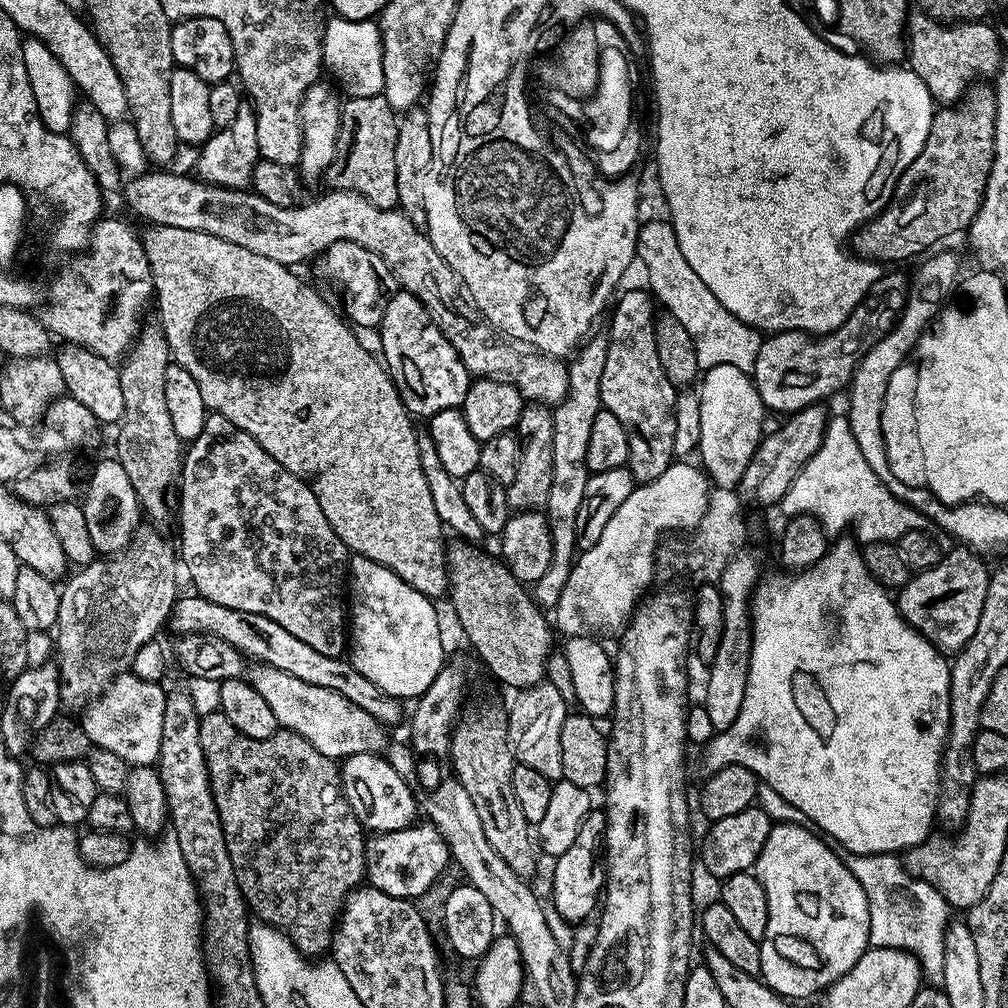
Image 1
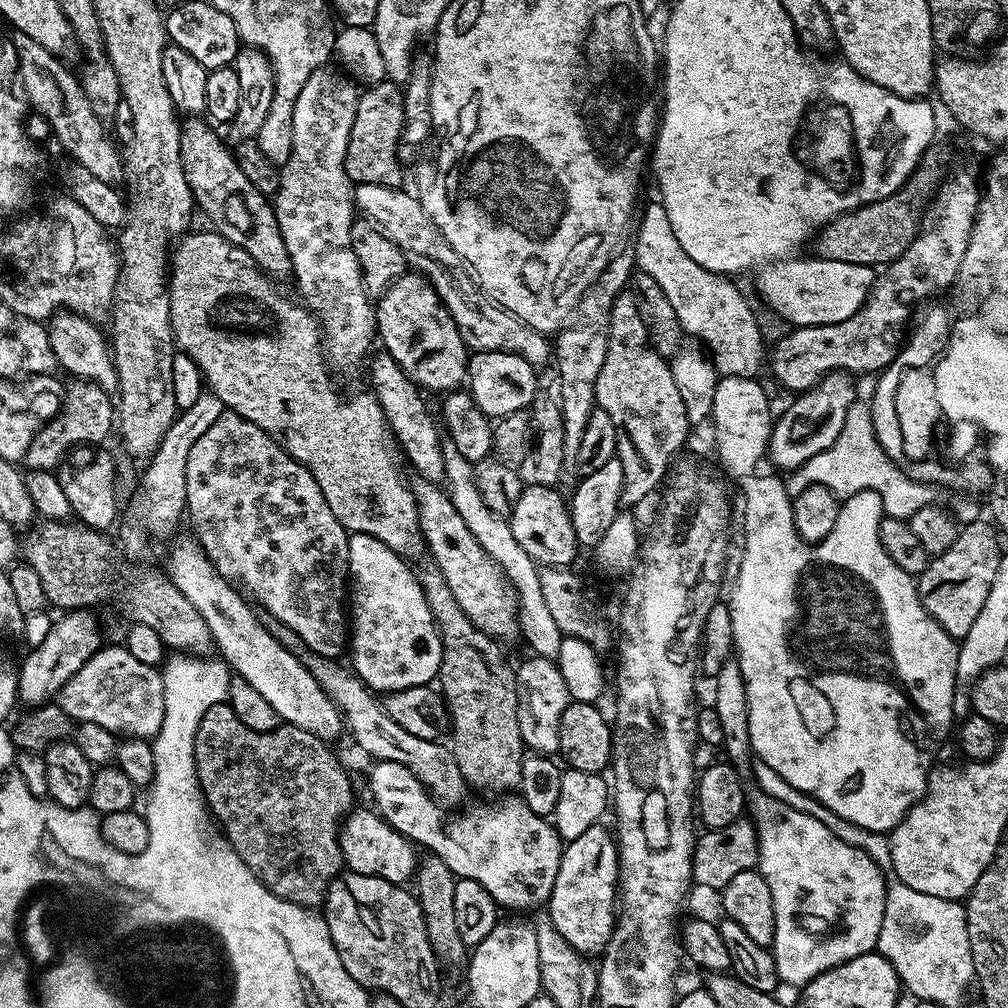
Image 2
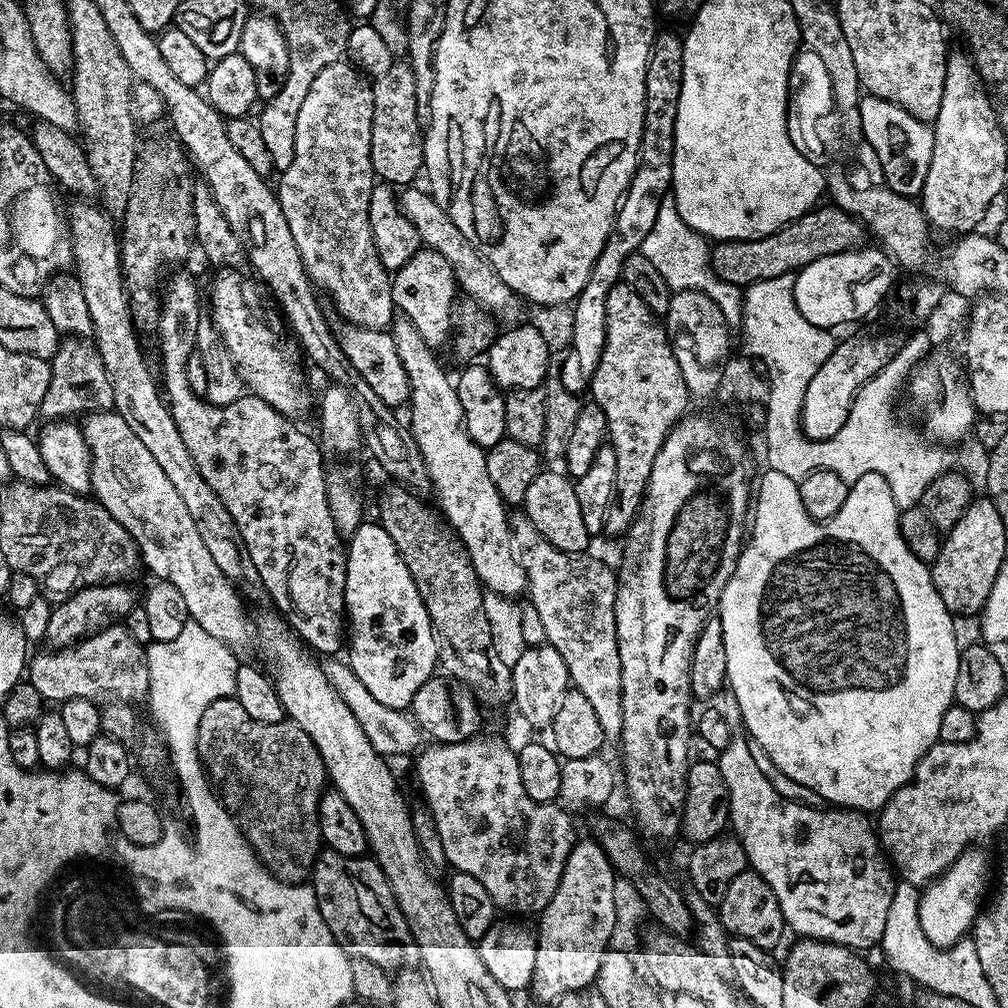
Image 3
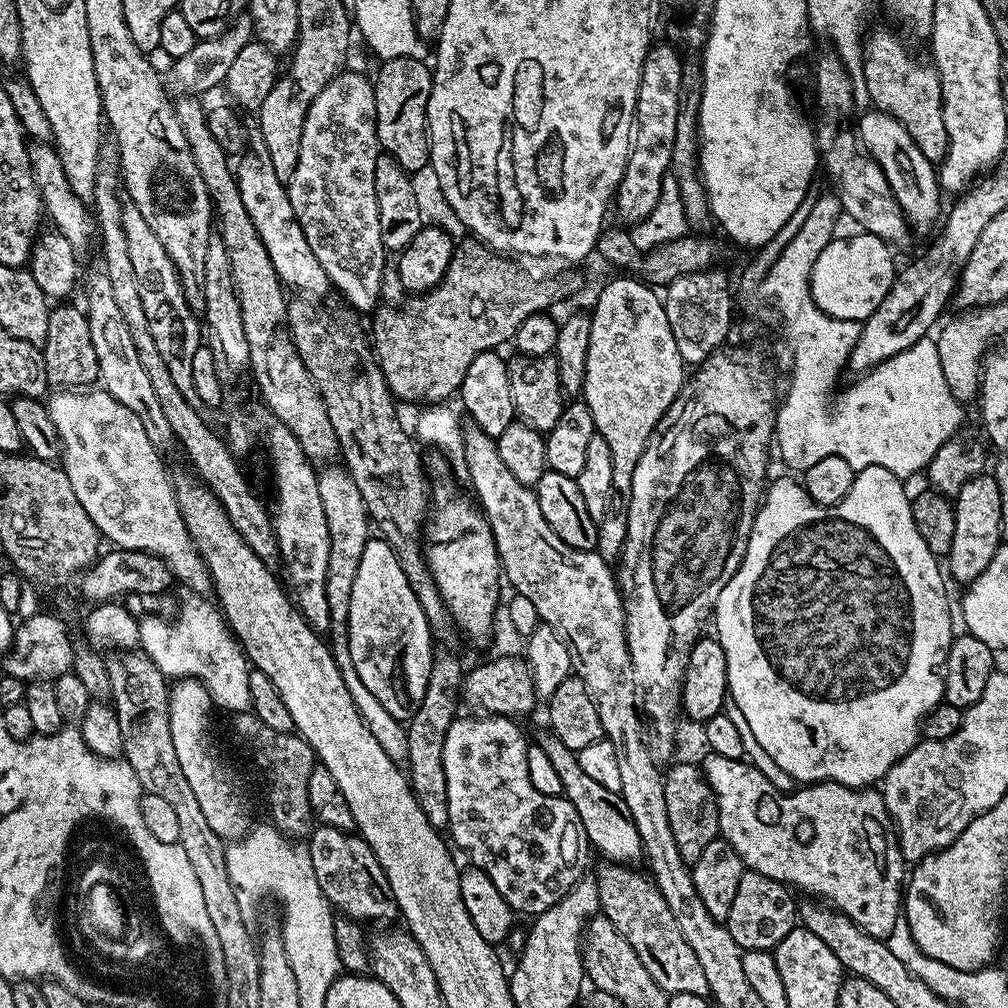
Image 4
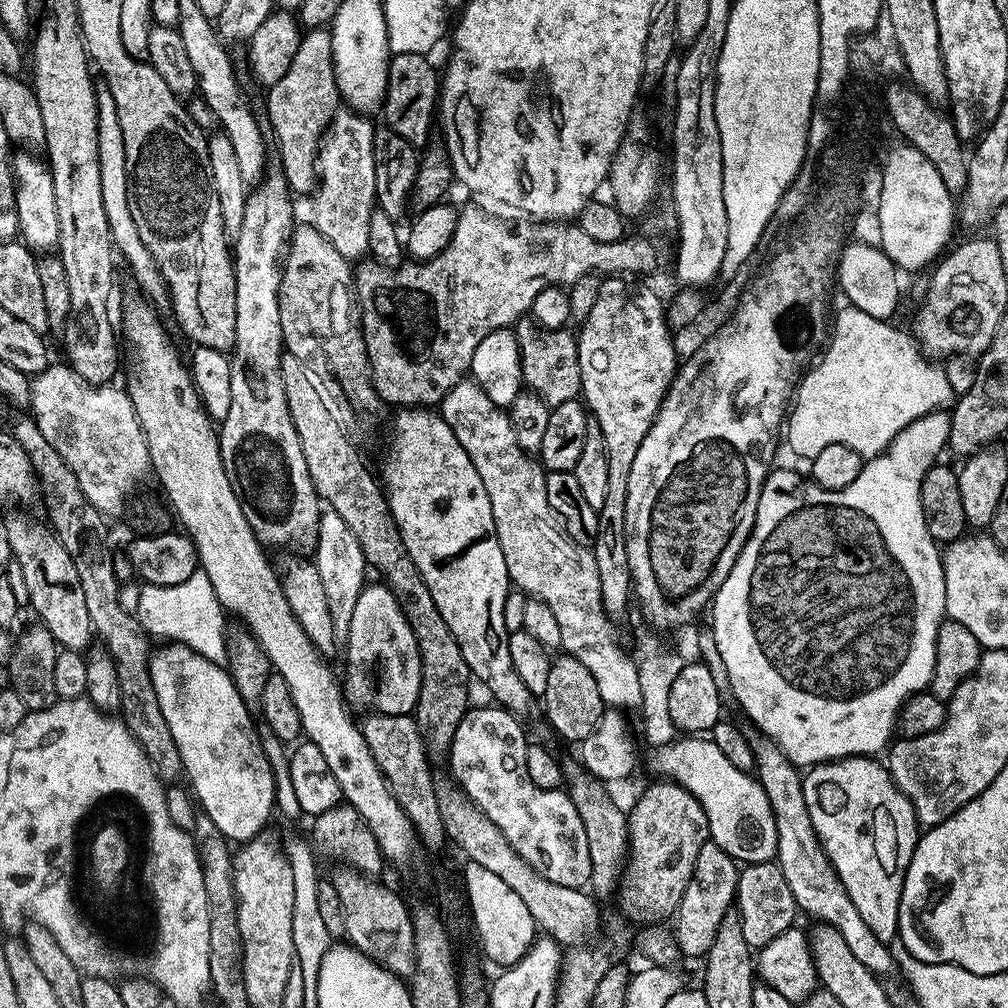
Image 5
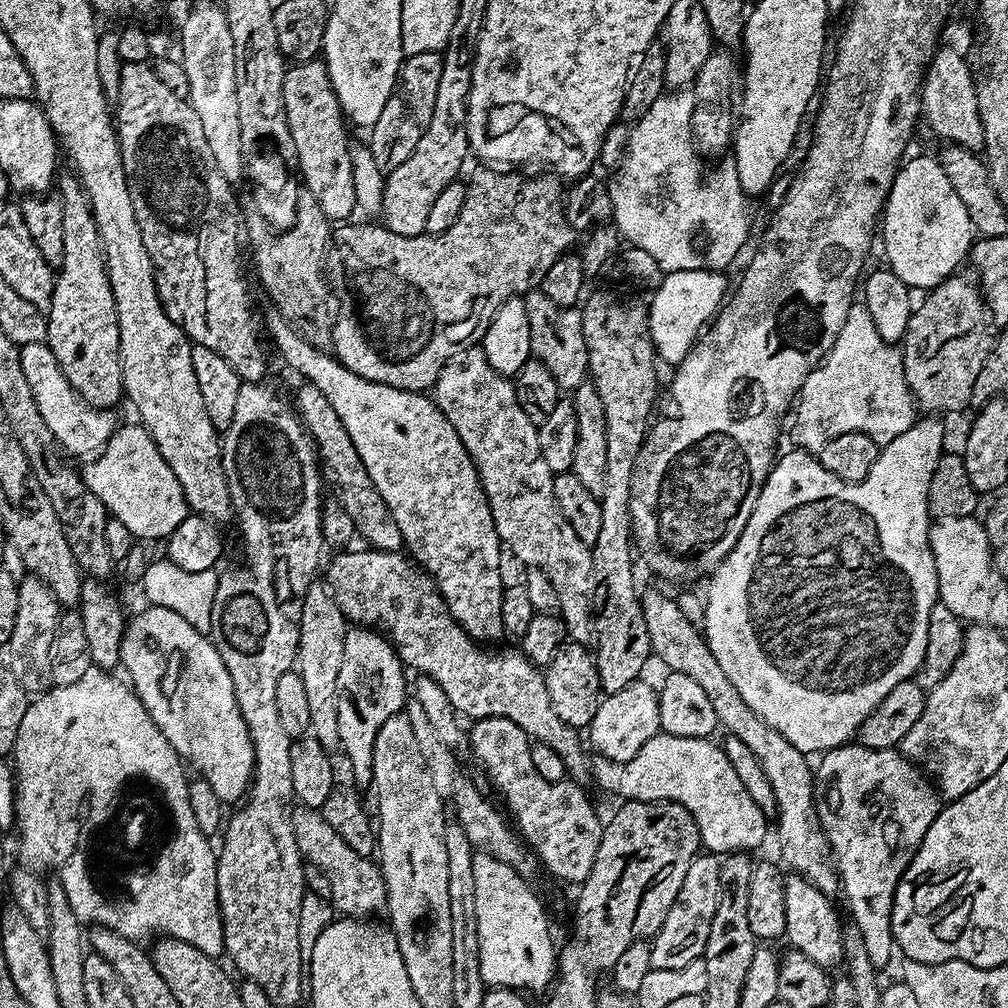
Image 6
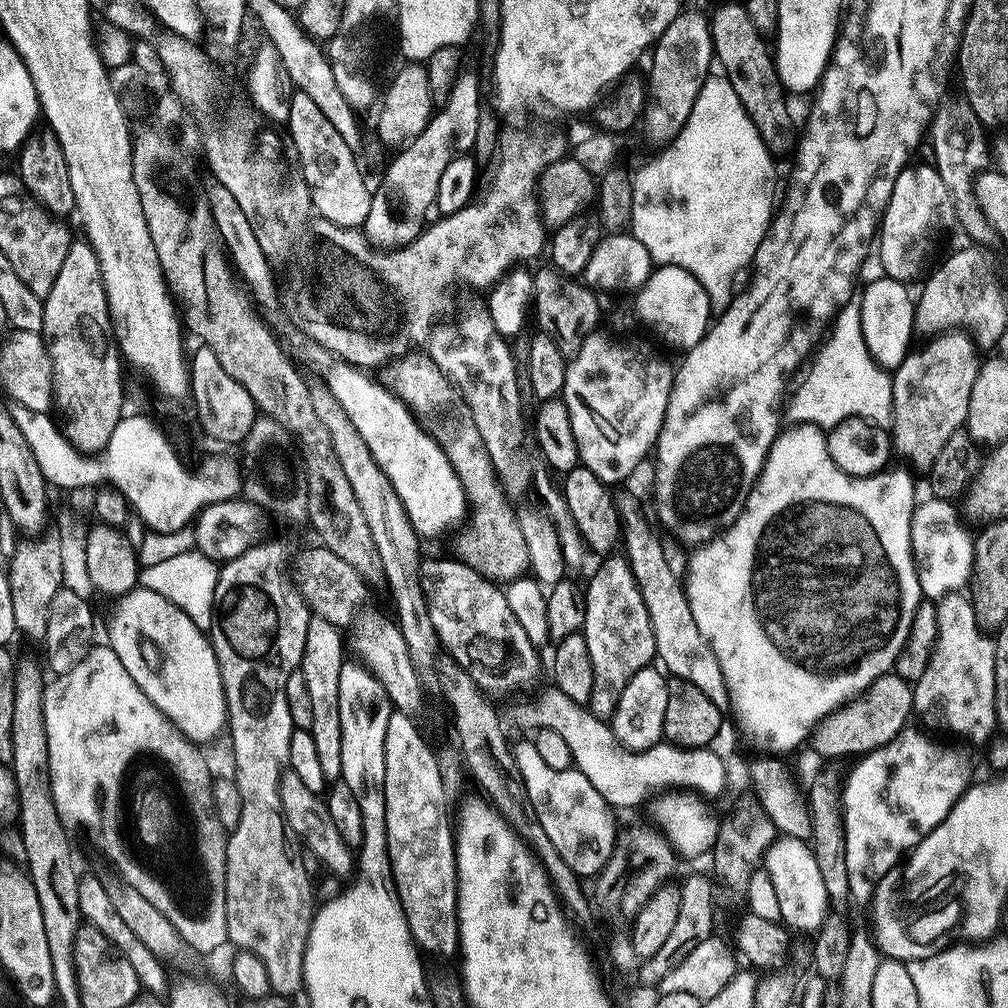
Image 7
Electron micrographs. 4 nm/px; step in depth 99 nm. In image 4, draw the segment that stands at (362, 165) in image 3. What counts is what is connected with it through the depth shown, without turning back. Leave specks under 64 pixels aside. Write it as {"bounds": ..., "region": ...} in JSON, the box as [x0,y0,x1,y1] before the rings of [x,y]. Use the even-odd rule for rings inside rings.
{"bounds":[286,70,388,313],"region":[[[345,70],[336,75],[330,82],[323,88],[322,93],[318,94],[314,102],[307,110],[306,122],[303,123],[302,142],[299,148],[298,164],[295,166],[294,174],[291,175],[289,181],[287,181],[286,187],[290,198],[290,204],[294,208],[294,214],[298,218],[304,236],[308,245],[312,248],[315,258],[320,262],[323,270],[326,272],[331,280],[331,285],[340,290],[344,297],[358,310],[362,312],[371,313],[381,301],[381,286],[383,280],[383,272],[387,265],[386,258],[388,258],[388,251],[382,242],[381,234],[381,219],[378,216],[378,202],[377,194],[374,189],[374,169],[377,166],[377,158],[380,155],[379,140],[377,138],[377,126],[376,126],[376,90],[373,81],[358,73],[351,72],[351,70]]]}

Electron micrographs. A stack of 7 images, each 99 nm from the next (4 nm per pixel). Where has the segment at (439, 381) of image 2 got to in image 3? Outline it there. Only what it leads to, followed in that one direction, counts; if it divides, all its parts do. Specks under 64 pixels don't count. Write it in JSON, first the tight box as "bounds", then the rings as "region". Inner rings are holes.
{"bounds":[391,246,458,350],"region":[[[422,246],[391,277],[393,302],[395,311],[413,324],[414,330],[422,336],[424,343],[433,350],[440,350],[440,347],[447,345],[450,340],[450,333],[454,328],[454,312],[452,316],[452,303],[458,295],[455,270],[450,262],[434,249]]]}

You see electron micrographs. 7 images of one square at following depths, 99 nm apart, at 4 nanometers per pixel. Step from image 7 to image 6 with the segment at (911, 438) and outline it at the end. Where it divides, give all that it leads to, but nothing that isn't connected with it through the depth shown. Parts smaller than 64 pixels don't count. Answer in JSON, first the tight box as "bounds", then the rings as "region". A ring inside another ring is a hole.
{"bounds":[904,274,994,414],"region":[[[953,274],[931,289],[925,295],[928,297],[913,307],[904,331],[904,380],[924,414],[960,412],[972,404],[974,382],[978,382],[978,374],[994,343],[994,328],[980,289],[960,275]]]}

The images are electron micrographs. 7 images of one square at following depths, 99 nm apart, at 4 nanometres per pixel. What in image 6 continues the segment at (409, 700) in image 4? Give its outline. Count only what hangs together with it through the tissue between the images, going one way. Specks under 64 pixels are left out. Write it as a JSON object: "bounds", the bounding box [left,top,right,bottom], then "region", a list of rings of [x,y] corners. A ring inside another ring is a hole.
{"bounds":[338,626,405,785],"region":[[[356,626],[344,643],[342,666],[338,670],[338,734],[340,748],[348,755],[352,776],[357,785],[372,784],[374,742],[382,722],[405,707],[404,668],[391,643],[379,631]]]}

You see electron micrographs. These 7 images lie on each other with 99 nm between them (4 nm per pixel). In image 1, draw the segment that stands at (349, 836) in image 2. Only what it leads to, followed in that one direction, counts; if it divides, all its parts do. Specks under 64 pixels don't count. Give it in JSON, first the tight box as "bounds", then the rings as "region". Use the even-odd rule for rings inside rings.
{"bounds":[364,823,450,901],"region":[[[423,823],[397,832],[378,832],[367,837],[364,868],[367,883],[371,887],[382,890],[382,894],[411,901],[432,891],[439,881],[436,879],[443,874],[444,867],[450,864],[450,849],[435,824]]]}

